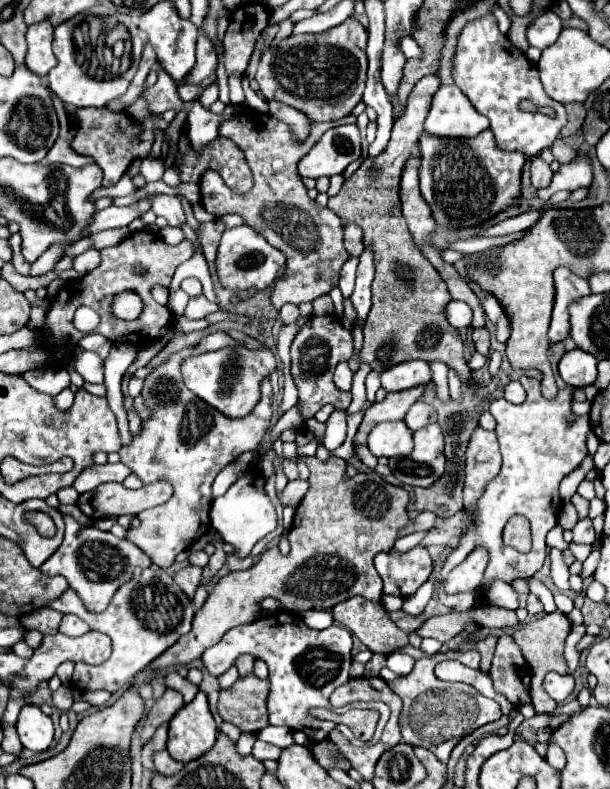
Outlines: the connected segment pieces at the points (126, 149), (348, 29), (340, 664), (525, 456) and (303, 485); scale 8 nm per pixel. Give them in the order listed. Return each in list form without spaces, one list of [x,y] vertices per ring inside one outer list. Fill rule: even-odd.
[[[77,108],[73,114],[77,116],[77,136],[73,136],[73,150],[83,156],[91,156],[101,166],[105,188],[117,184],[135,158],[145,158],[155,140],[153,118],[141,124],[127,114],[115,114],[109,108]]]
[[[349,16],[349,20],[345,20],[343,24],[333,26],[321,34],[289,36],[275,50],[265,50],[255,80],[259,82],[259,90],[267,100],[279,100],[283,104],[289,104],[299,112],[307,114],[311,120],[321,122],[339,120],[351,114],[351,110],[361,102],[367,74],[365,46],[367,46],[367,30],[355,16]]]
[[[273,612],[271,616],[263,616],[251,624],[231,628],[215,646],[203,652],[201,660],[207,672],[219,676],[227,672],[235,664],[235,660],[243,654],[249,654],[255,660],[263,660],[269,668],[271,688],[267,696],[267,710],[271,726],[289,726],[291,730],[303,730],[311,742],[325,740],[331,728],[349,732],[345,724],[319,720],[309,712],[313,708],[327,708],[335,710],[337,714],[349,710],[349,706],[333,708],[329,704],[331,692],[347,682],[347,670],[351,666],[349,630],[335,624],[325,630],[313,630],[297,614]]]
[[[521,376],[519,382],[527,390],[527,400],[519,406],[509,404],[505,400],[491,402],[491,414],[497,422],[495,434],[499,438],[499,446],[503,448],[503,466],[495,480],[491,480],[485,488],[483,498],[477,506],[477,518],[473,518],[473,526],[463,534],[459,548],[455,548],[441,570],[441,582],[437,586],[439,600],[453,610],[469,610],[473,606],[481,606],[481,598],[491,580],[501,578],[505,582],[513,582],[517,578],[533,576],[545,560],[545,536],[557,524],[557,512],[561,506],[559,498],[559,482],[579,466],[579,462],[587,456],[587,434],[591,432],[589,416],[575,416],[571,410],[575,388],[563,388],[557,392],[553,400],[545,400],[541,394],[541,380]],[[513,514],[523,514],[531,522],[533,548],[523,554],[503,544],[501,532],[507,520]],[[475,546],[485,546],[489,550],[489,564],[485,570],[485,578],[481,584],[481,592],[465,592],[465,594],[447,594],[443,588],[443,580],[447,580],[449,572],[467,558],[467,554]]]
[[[297,478],[297,480],[289,482],[289,484],[285,486],[285,490],[281,492],[281,496],[279,496],[279,498],[281,498],[281,504],[283,504],[283,506],[285,506],[285,504],[297,506],[297,504],[301,502],[301,496],[305,496],[307,488],[309,488],[309,482],[307,482],[307,480]]]

